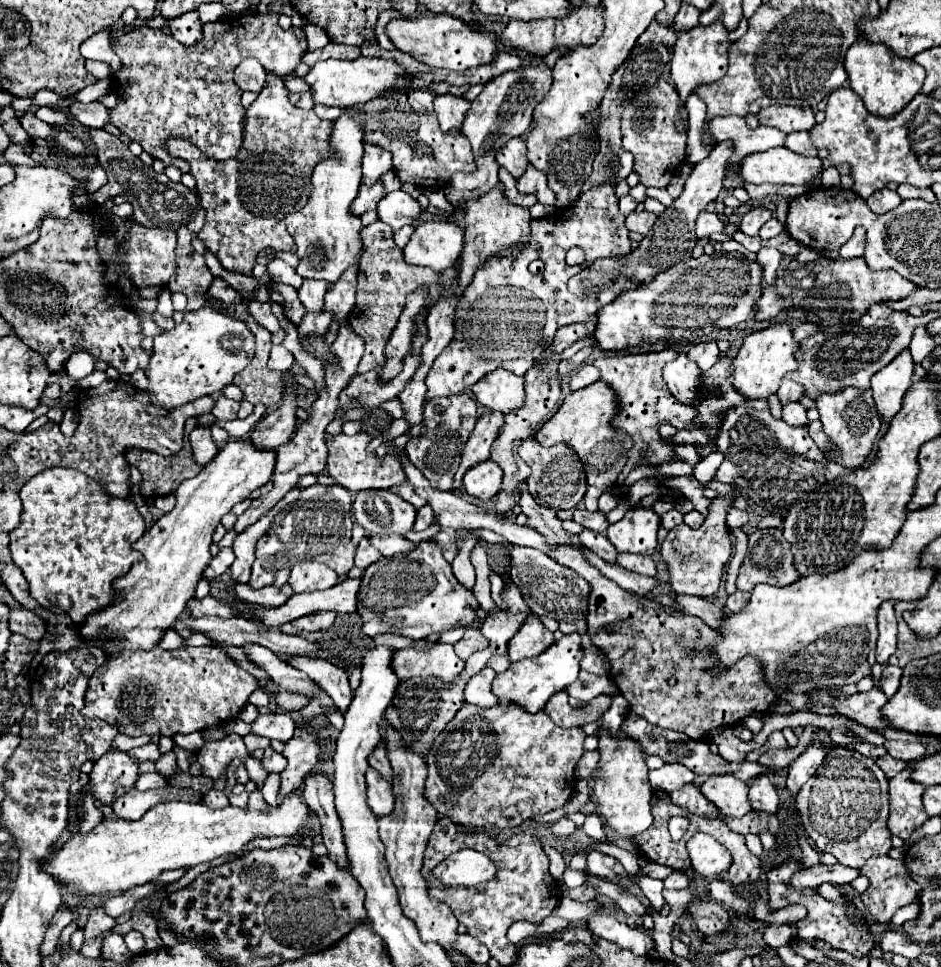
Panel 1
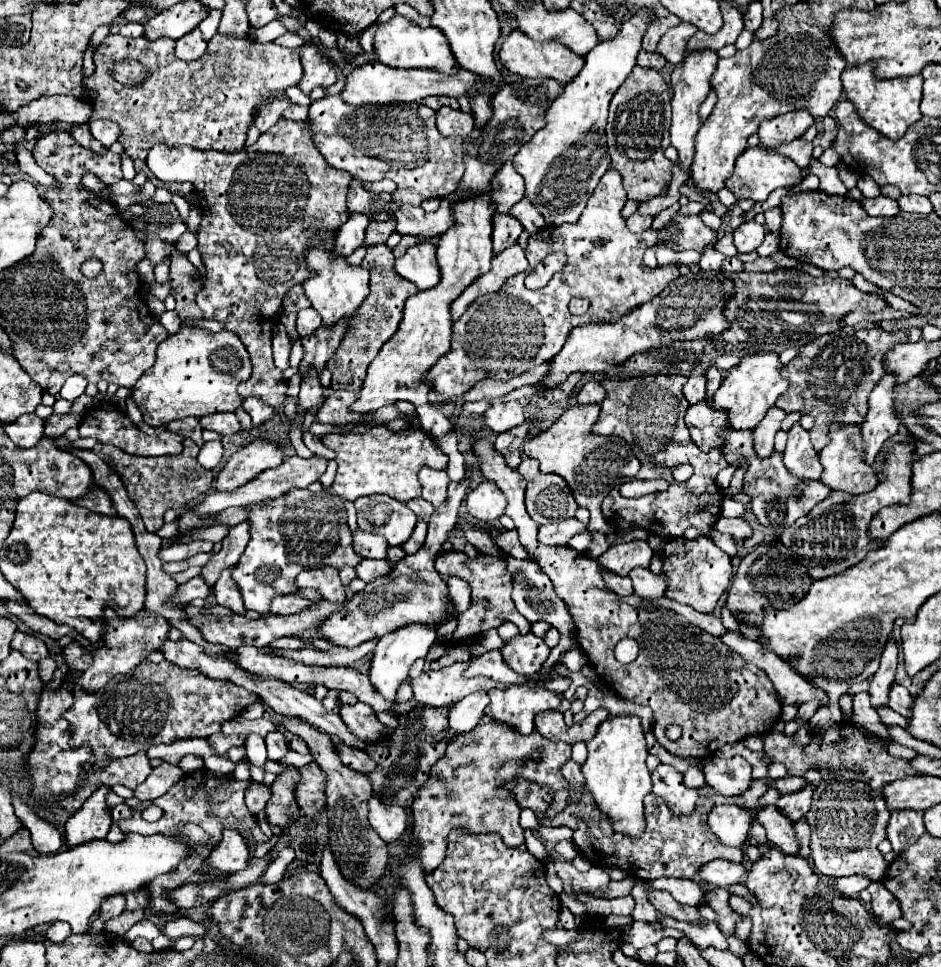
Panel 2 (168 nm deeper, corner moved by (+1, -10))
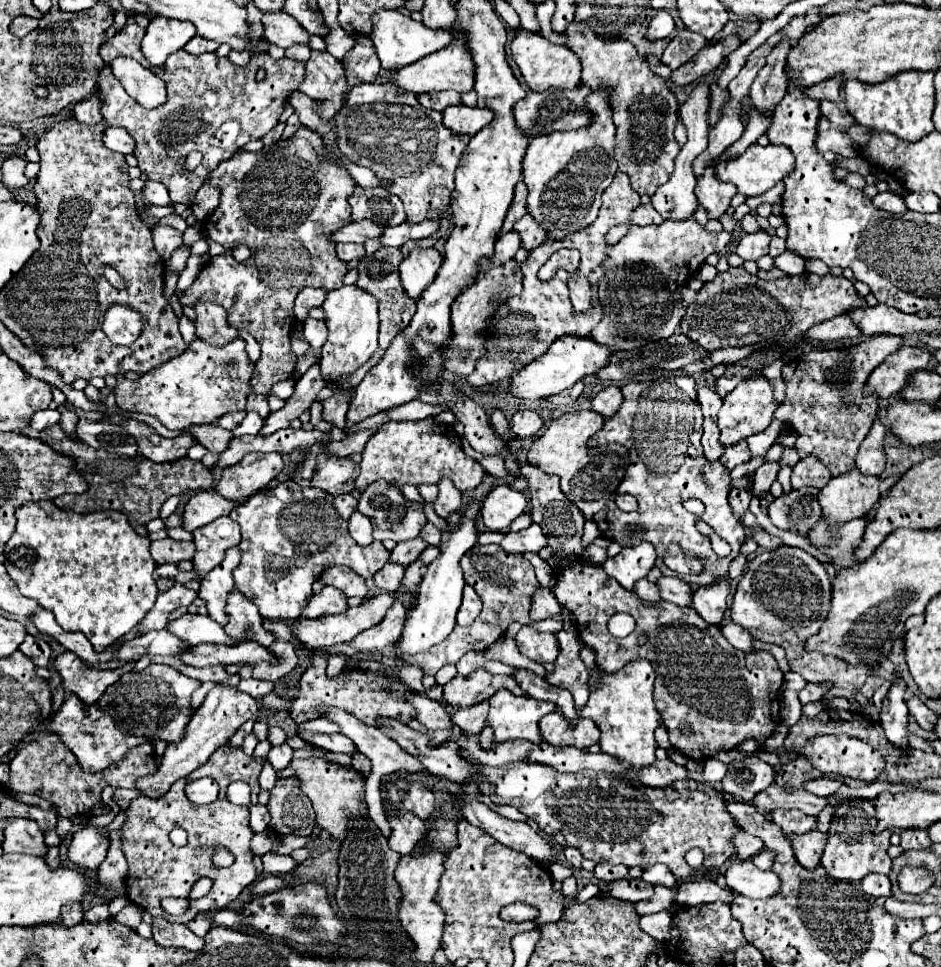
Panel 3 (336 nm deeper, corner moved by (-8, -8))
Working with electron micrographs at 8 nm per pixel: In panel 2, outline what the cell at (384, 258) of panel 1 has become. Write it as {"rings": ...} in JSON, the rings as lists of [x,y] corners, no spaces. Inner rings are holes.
{"rings":[[[385,243],[371,245],[367,249],[367,255],[361,261],[361,265],[365,269],[369,269],[369,273],[371,273],[371,281],[369,281],[371,293],[365,299],[361,311],[357,311],[357,319],[353,319],[353,331],[349,331],[349,335],[343,337],[339,349],[333,353],[333,357],[329,359],[329,365],[327,365],[333,371],[331,387],[355,391],[355,393],[361,389],[361,383],[365,381],[365,371],[367,371],[369,363],[377,357],[381,345],[385,341],[389,341],[389,337],[397,331],[399,321],[403,319],[401,309],[405,305],[405,299],[409,295],[419,293],[419,289],[413,283],[409,283],[397,275],[397,271],[393,269],[391,249]]]}

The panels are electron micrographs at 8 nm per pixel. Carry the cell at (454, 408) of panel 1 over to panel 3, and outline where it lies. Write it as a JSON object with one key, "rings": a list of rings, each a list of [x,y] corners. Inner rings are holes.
{"rings":[[[442,479],[438,483],[438,489],[440,489],[440,495],[434,501],[434,511],[438,517],[446,521],[454,511],[462,507],[462,493],[448,479]]]}

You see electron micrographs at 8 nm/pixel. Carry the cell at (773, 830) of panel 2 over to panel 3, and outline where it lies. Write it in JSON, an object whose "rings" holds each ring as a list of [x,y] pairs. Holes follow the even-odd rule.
{"rings":[[[810,831],[806,835],[790,837],[796,861],[806,869],[816,869],[820,865],[822,849],[826,847],[826,837],[828,833],[820,833],[820,831]]]}

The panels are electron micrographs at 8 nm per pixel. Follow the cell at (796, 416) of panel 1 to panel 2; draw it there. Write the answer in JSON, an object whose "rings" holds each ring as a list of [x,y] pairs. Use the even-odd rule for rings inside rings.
{"rings":[[[795,423],[787,431],[787,435],[789,439],[783,453],[785,467],[801,479],[819,479],[823,473],[823,467],[819,463],[817,451],[809,441],[809,433],[799,423]]]}

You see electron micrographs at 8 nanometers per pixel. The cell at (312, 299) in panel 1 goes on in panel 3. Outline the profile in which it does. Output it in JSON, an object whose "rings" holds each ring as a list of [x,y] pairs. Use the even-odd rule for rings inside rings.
{"rings":[[[308,319],[304,323],[302,331],[304,331],[304,337],[308,339],[310,347],[316,349],[316,351],[320,351],[322,345],[324,345],[324,341],[326,341],[326,323],[318,321],[318,319]]]}

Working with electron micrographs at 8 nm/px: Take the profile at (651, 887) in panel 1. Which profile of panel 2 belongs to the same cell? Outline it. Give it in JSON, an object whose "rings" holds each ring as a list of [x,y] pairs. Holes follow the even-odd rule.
{"rings":[[[661,915],[661,923],[665,927],[675,927],[679,929],[681,933],[685,933],[697,947],[717,947],[717,949],[727,949],[727,939],[721,935],[719,927],[713,923],[713,921],[707,921],[703,919],[697,927],[695,923],[681,923],[681,921],[675,921],[667,915]]]}

